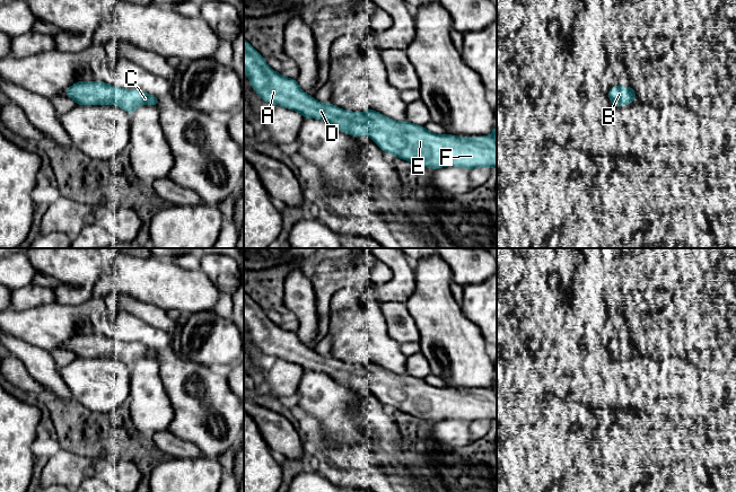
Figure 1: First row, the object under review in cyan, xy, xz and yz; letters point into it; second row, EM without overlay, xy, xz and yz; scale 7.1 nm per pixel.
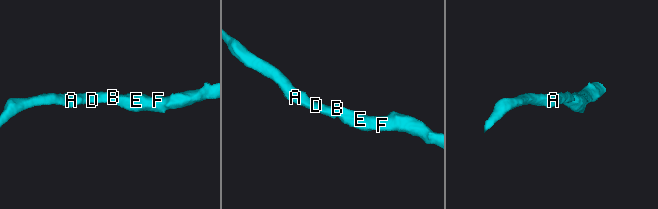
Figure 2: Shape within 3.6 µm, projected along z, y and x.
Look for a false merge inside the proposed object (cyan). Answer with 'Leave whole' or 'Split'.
Leave whole

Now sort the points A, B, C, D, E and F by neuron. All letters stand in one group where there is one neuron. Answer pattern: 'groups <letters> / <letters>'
groups A B C D E F

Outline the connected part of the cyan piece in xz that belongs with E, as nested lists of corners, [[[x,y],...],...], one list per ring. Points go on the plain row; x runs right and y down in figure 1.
[[[244,291],[244,324],[246,325],[252,341],[260,348],[261,352],[272,355],[274,359],[283,359],[300,366],[305,371],[318,371],[326,374],[334,381],[351,387],[363,389],[367,385],[371,393],[383,403],[391,405],[396,411],[417,416],[422,420],[438,422],[445,419],[457,419],[466,422],[477,420],[497,420],[497,378],[492,386],[487,389],[464,390],[450,387],[435,387],[422,378],[412,375],[400,375],[386,370],[374,363],[366,362],[363,366],[349,364],[336,360],[332,355],[322,357],[314,350],[301,343],[297,333],[286,331],[272,323],[263,310]]]

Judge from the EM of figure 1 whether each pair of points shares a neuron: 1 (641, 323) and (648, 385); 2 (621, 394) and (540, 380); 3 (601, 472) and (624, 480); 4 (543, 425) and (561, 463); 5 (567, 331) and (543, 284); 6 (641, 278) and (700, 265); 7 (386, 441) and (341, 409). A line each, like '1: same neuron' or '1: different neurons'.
1: different neurons
2: same neuron
3: same neuron
4: same neuron
5: same neuron
6: same neuron
7: same neuron

